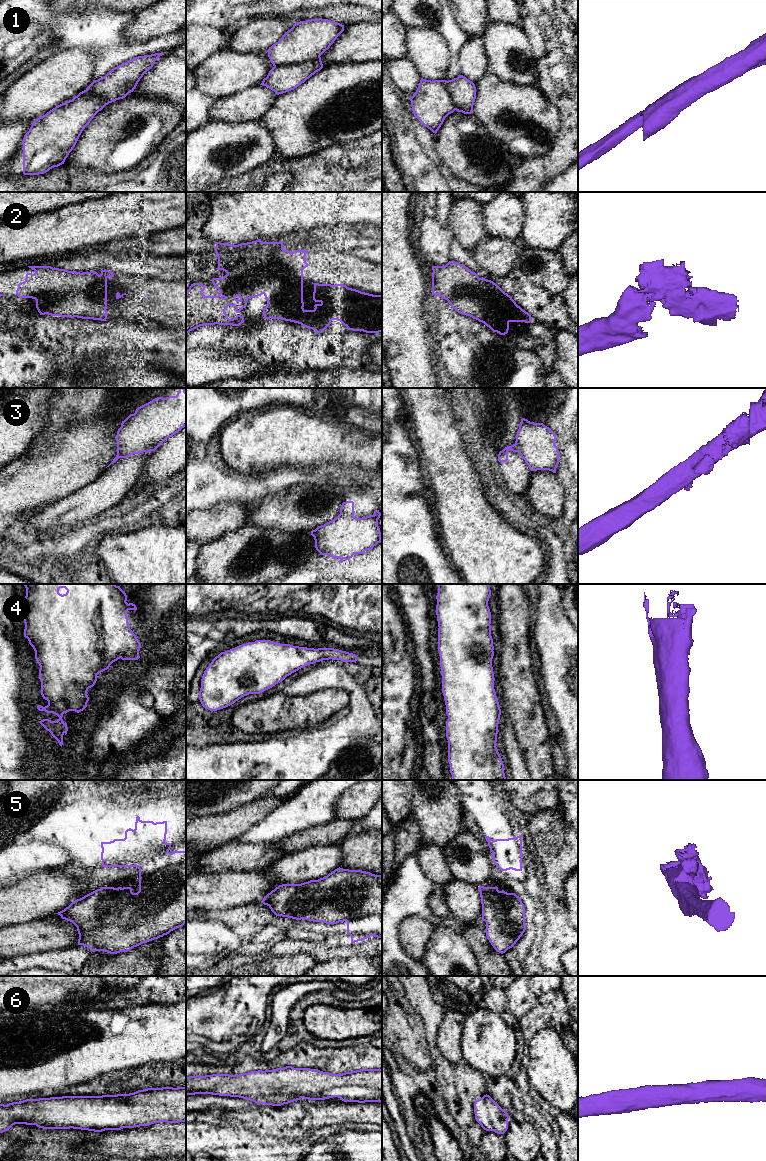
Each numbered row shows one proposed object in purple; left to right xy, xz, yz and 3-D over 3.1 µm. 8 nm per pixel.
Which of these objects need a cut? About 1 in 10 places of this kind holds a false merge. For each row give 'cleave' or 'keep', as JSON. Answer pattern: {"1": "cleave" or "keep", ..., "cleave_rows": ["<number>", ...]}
{"1": "cleave", "2": "keep", "3": "keep", "4": "keep", "5": "keep", "6": "keep", "cleave_rows": ["1"]}

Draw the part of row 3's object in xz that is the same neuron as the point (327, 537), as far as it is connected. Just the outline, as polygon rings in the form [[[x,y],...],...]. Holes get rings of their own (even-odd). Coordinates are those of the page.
[[[343,502],[336,518],[311,531],[315,548],[321,555],[339,558],[339,563],[342,563],[354,554],[364,554],[366,550],[372,550],[381,542],[379,510],[362,518],[356,518],[354,513],[354,502]]]

